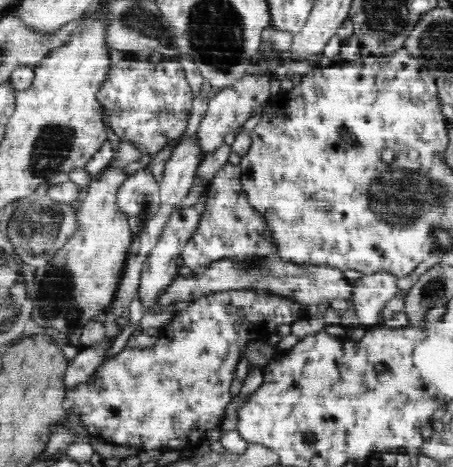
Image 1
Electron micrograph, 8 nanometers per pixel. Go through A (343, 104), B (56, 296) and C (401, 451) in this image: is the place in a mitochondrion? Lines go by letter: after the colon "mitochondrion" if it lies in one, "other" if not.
A: other
B: mitochondrion
C: other

